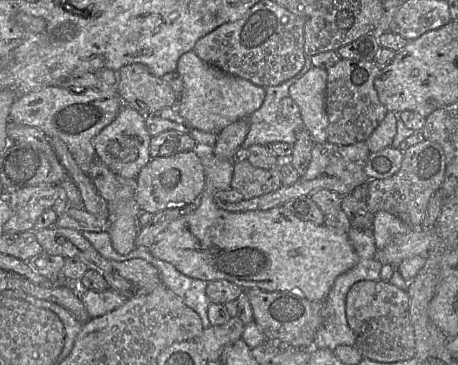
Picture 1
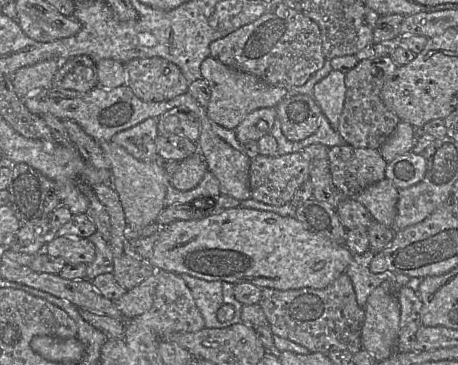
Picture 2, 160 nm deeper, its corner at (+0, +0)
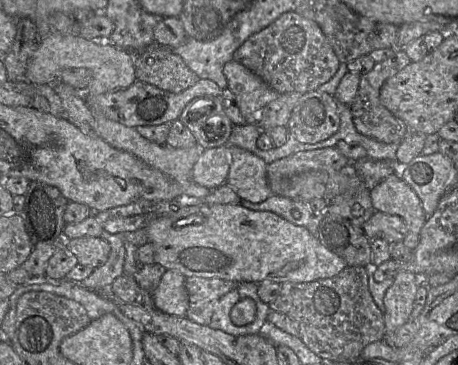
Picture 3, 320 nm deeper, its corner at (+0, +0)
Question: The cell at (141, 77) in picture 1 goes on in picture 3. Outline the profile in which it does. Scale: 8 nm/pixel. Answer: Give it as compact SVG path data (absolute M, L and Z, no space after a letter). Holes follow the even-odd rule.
M153 44L135 54L138 81L179 93L195 85L199 76L171 48Z

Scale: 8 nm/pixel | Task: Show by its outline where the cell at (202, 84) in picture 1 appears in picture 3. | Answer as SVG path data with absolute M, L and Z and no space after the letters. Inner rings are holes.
M234 59L224 65L223 74L229 89L236 95L245 121L248 124L258 125L265 106L281 94L260 76Z

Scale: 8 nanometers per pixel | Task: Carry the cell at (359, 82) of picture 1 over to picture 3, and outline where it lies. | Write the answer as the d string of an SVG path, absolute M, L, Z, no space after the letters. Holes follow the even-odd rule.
M397 49L393 56L377 62L371 71L361 75L358 94L351 105L354 126L359 133L379 142L390 144L401 142L411 131L403 120L395 116L381 103L380 98L381 89L385 82L410 63L411 60L404 49Z

